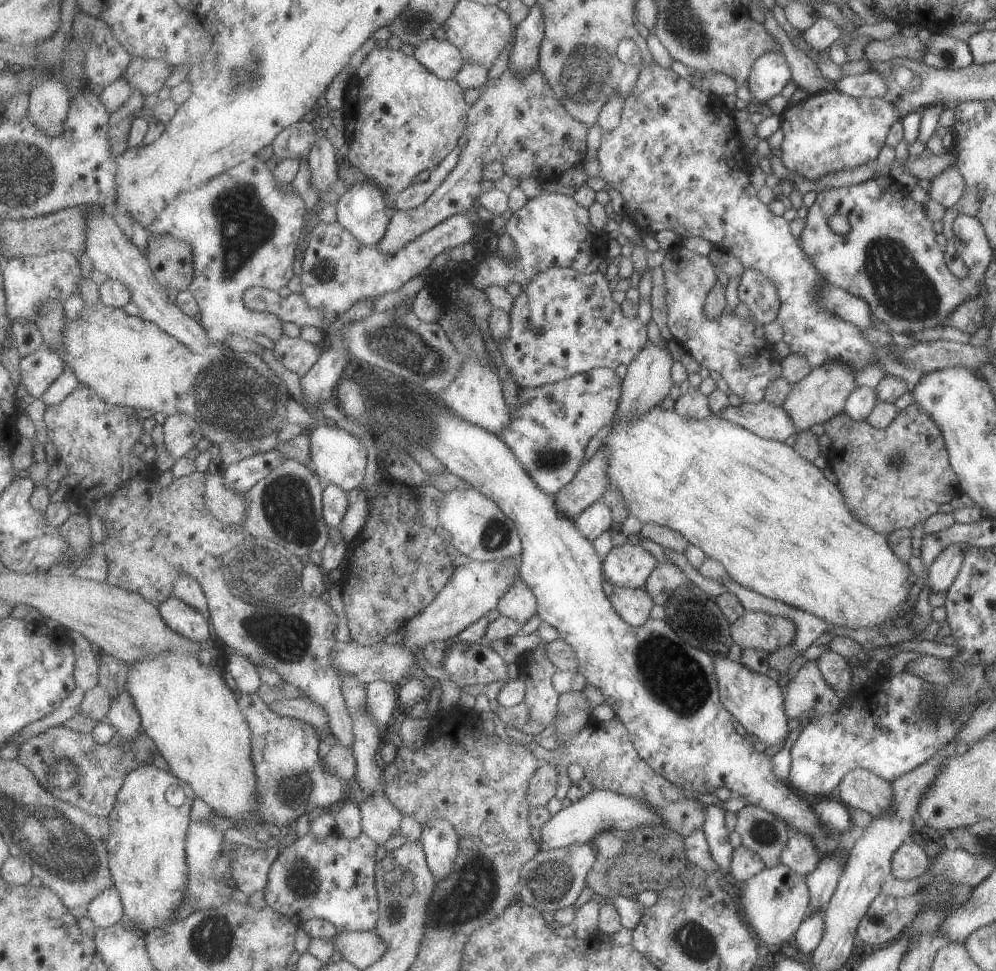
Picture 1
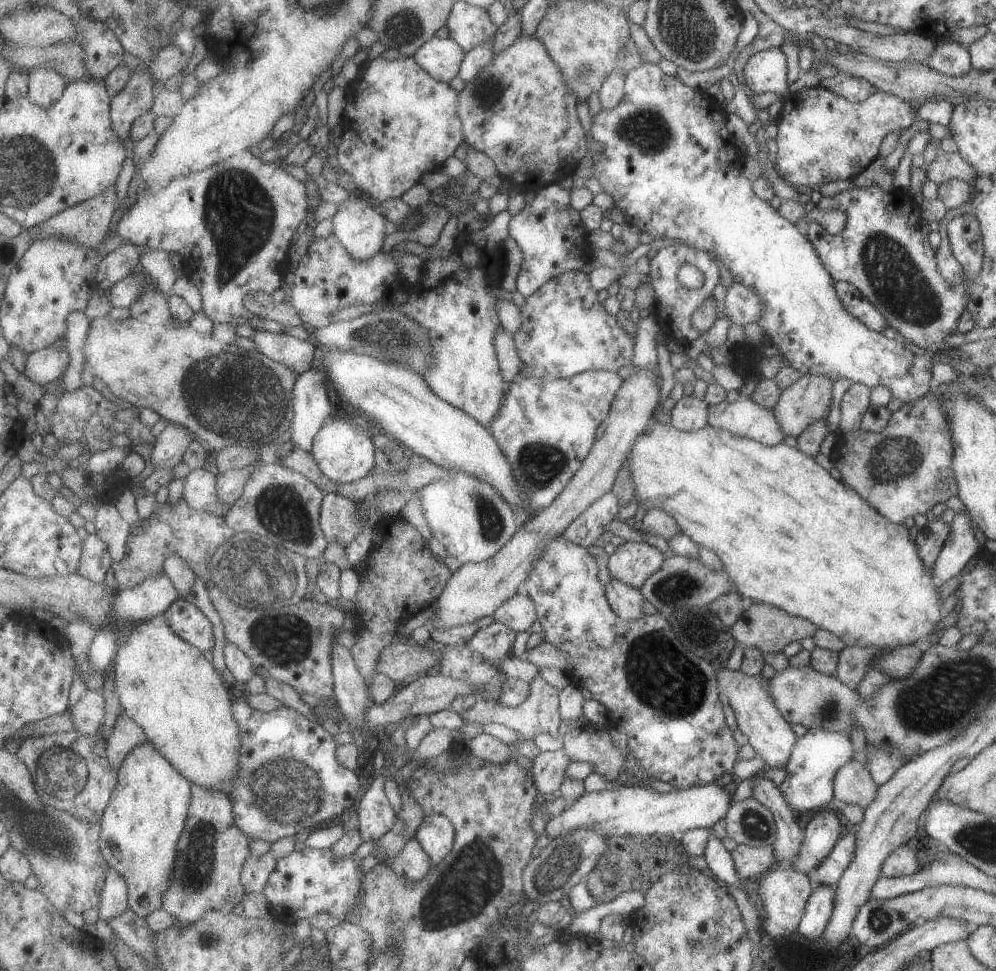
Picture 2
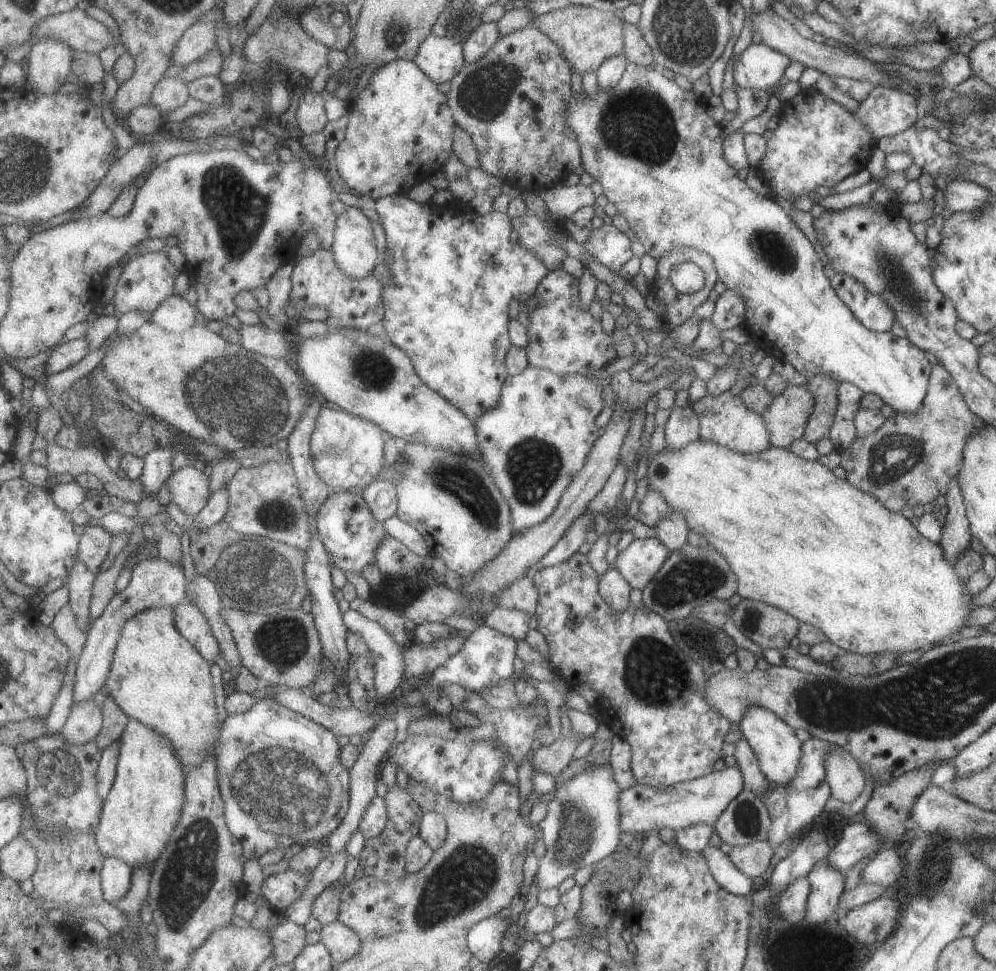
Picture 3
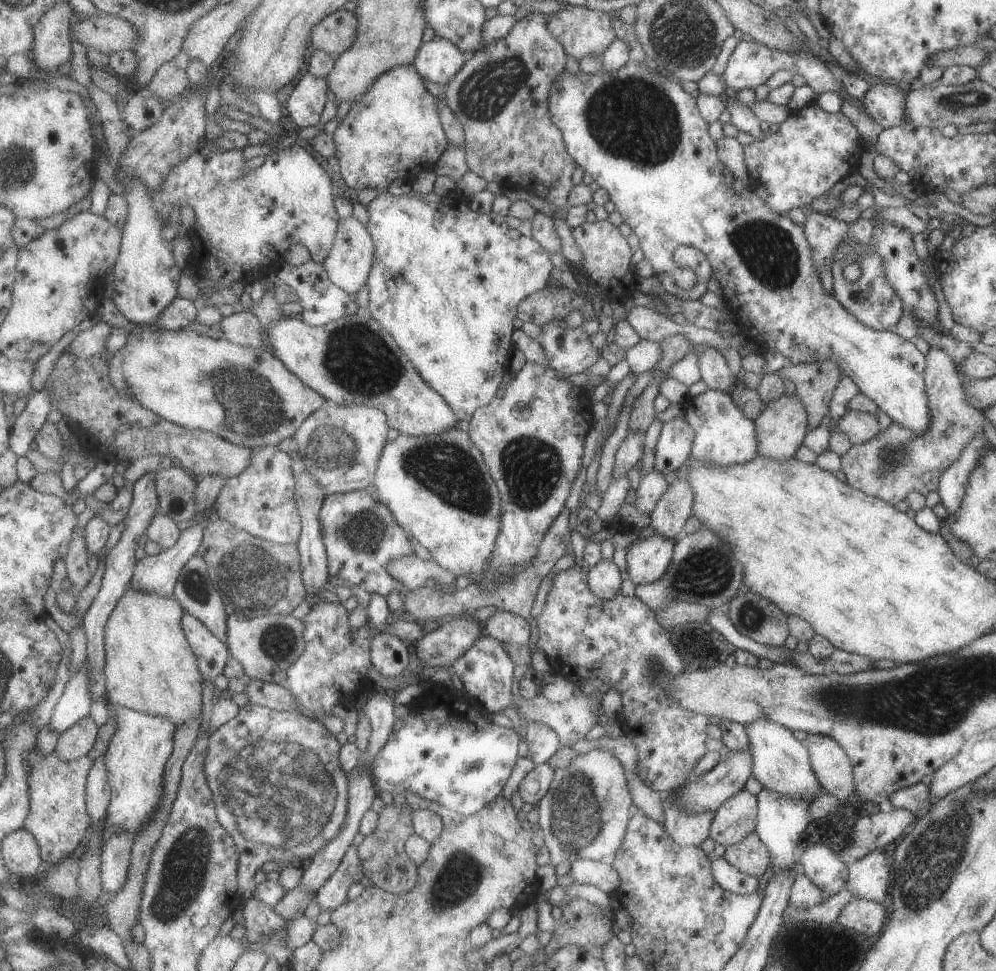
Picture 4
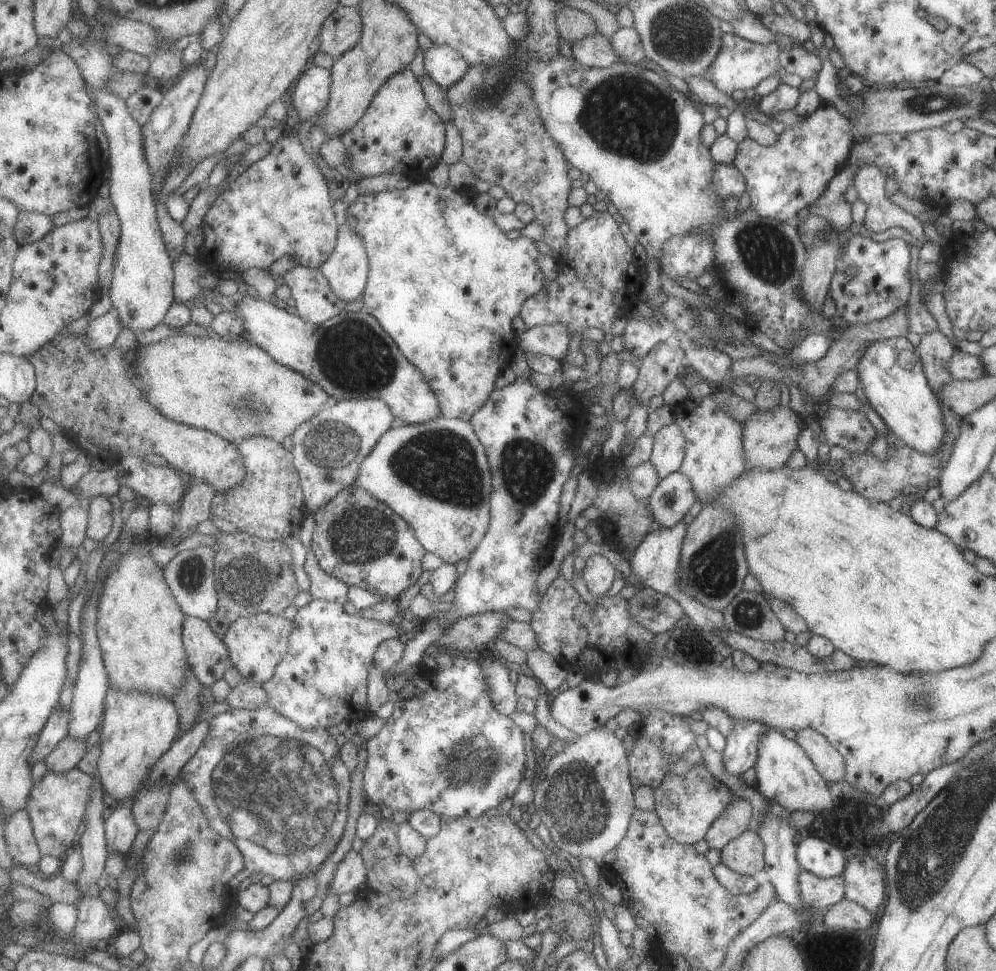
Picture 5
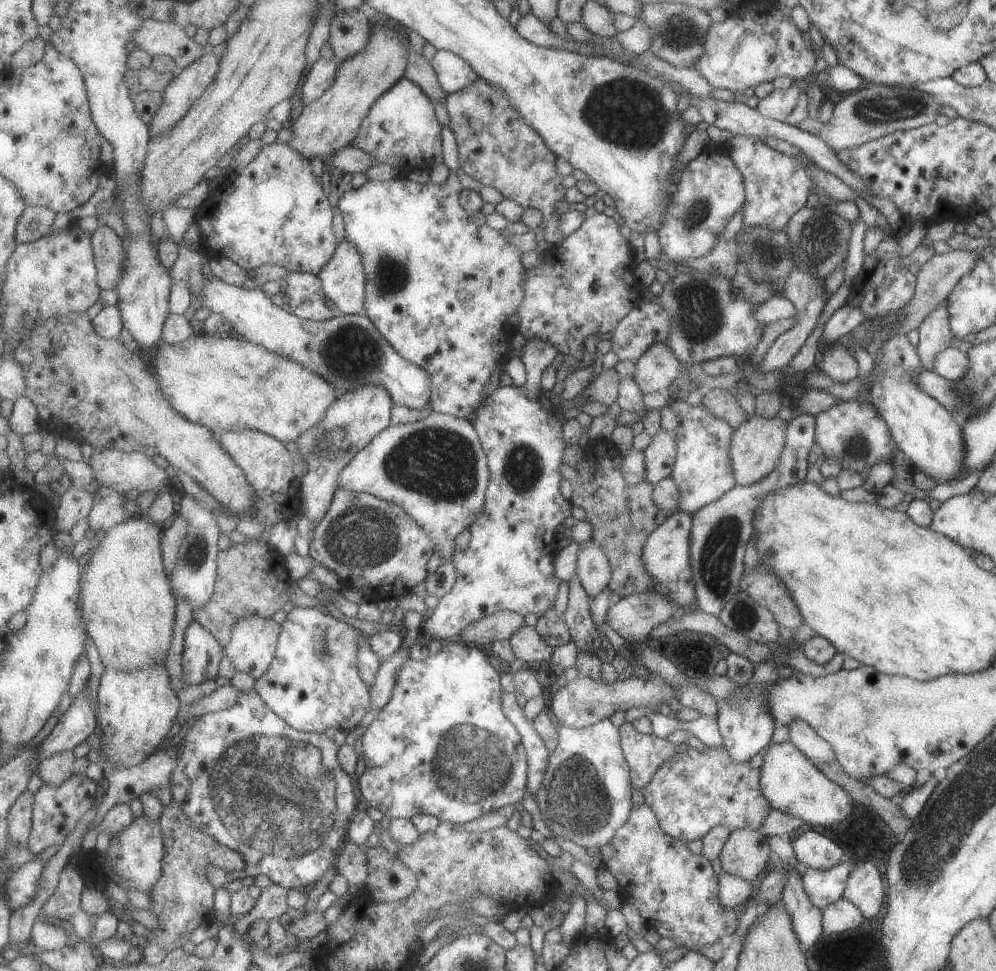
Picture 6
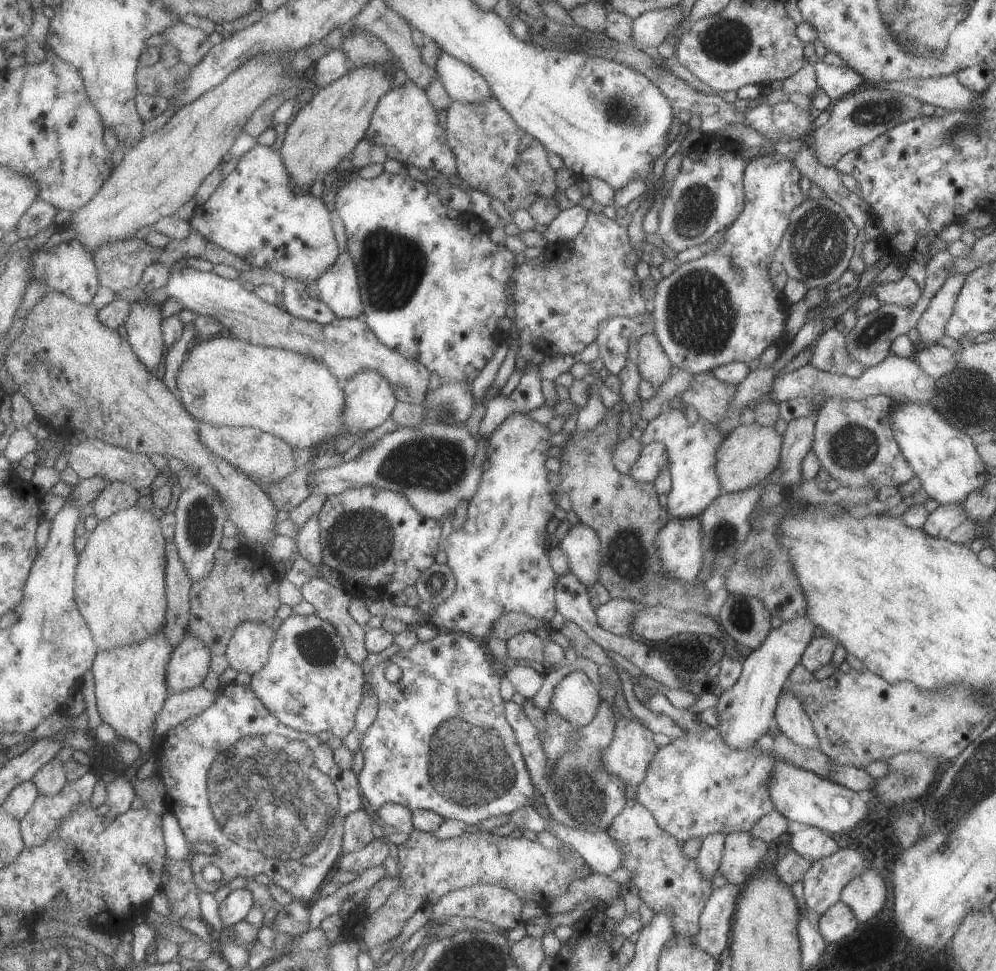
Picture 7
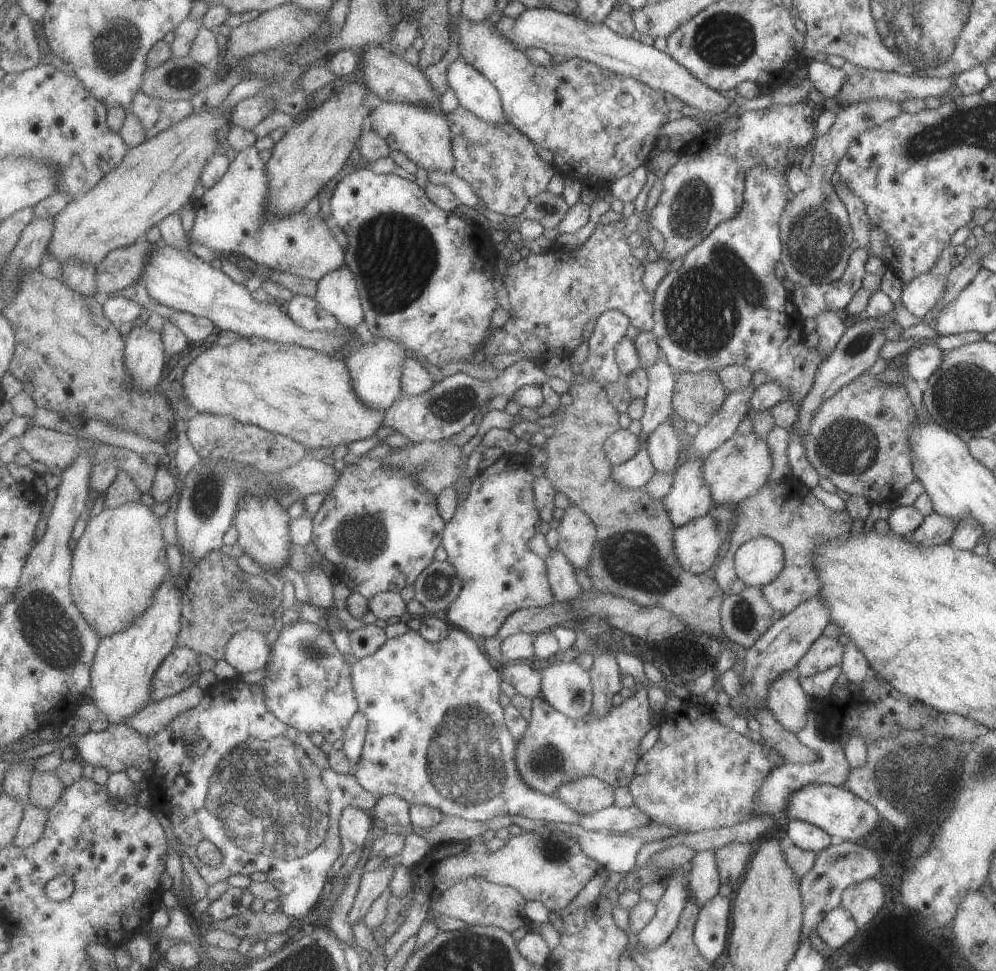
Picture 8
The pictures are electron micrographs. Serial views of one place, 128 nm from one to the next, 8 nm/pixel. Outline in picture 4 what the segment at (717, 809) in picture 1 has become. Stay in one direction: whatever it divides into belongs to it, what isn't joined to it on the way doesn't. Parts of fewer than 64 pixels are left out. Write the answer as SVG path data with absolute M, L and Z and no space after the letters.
M724 856L712 858L711 869L715 881L728 892L742 896L754 894L758 890L759 877L740 872Z

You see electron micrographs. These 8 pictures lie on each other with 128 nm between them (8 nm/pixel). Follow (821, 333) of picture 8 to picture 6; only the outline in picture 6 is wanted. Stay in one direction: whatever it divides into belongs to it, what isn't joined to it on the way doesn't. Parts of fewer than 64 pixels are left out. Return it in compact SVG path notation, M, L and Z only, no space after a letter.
M842 344L826 345L818 355L816 365L835 383L847 383L858 377L858 361Z

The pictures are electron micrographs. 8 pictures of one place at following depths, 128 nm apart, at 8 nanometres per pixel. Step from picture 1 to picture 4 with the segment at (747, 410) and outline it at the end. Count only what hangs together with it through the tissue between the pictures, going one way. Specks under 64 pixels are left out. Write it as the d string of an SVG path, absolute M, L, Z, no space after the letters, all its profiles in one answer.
M708 389L706 392L691 397L682 404L685 419L695 430L695 440L690 456L692 461L711 461L714 465L726 467L743 464L758 456L758 440L755 422L745 416L742 409L732 398L731 391Z

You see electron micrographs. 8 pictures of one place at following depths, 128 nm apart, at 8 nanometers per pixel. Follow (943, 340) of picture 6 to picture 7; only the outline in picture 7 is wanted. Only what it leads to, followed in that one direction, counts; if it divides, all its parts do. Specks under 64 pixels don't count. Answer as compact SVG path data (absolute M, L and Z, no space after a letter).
M962 272L950 274L945 284L933 295L917 329L922 337L921 346L937 345L940 339L946 335L944 328L954 312L958 294L966 282L967 275Z

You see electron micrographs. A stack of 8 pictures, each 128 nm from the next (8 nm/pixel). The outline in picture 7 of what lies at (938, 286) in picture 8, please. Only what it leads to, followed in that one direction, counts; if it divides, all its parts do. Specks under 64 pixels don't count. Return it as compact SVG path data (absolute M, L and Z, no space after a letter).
M903 277L899 282L884 282L872 286L871 296L876 296L883 304L894 304L900 307L912 308L922 298L924 288L909 278Z

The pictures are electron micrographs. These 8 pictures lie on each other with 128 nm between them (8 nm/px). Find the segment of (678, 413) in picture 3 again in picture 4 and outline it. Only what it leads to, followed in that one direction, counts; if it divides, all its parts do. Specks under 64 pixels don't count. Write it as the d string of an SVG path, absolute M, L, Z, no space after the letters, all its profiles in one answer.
M682 417L664 422L656 444L655 469L664 476L673 474L690 460L695 430Z

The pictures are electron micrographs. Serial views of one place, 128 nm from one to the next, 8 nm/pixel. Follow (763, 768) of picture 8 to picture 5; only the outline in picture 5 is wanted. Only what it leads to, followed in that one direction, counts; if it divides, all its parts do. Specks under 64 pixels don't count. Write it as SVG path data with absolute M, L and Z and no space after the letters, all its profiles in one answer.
M694 765L683 775L668 772L661 785L654 790L655 811L662 826L676 842L685 845L695 845L704 839L712 823L738 798L722 781L716 780L704 765Z

